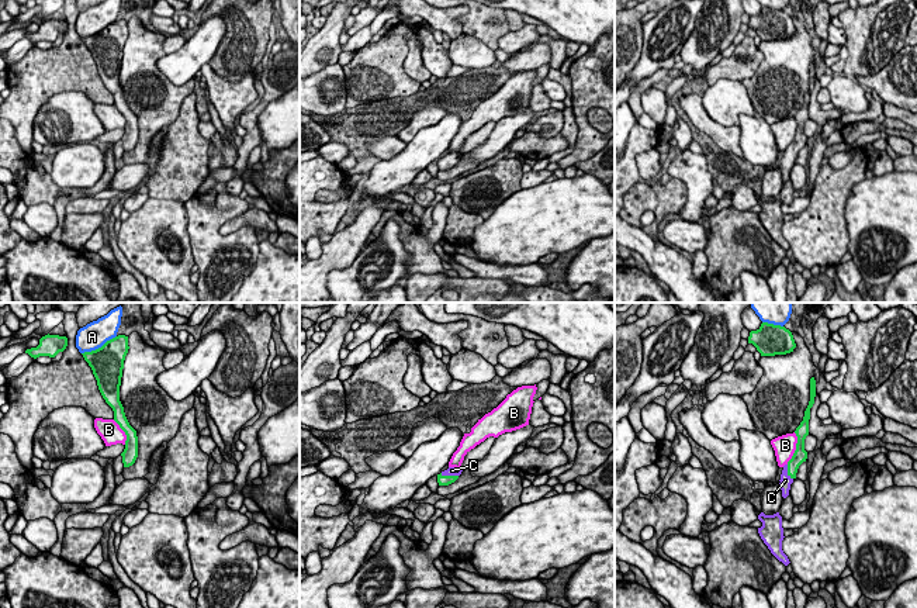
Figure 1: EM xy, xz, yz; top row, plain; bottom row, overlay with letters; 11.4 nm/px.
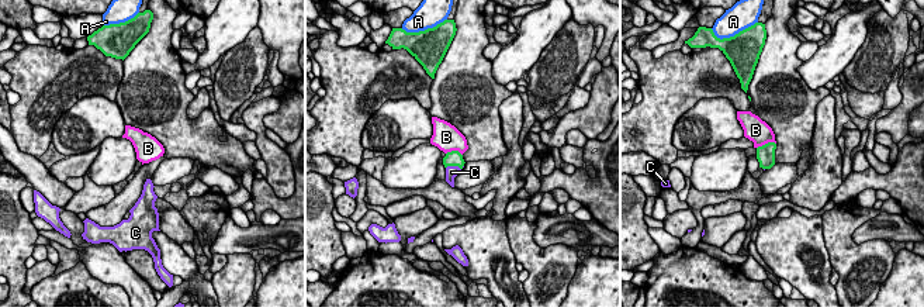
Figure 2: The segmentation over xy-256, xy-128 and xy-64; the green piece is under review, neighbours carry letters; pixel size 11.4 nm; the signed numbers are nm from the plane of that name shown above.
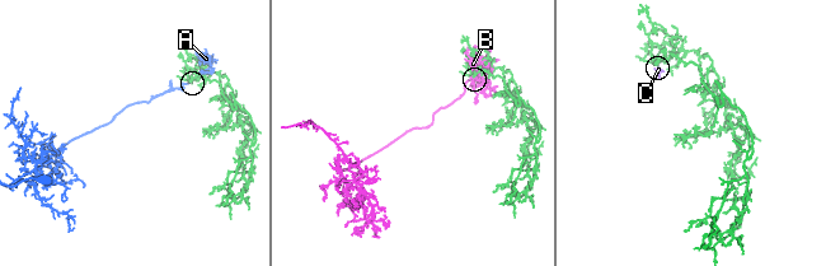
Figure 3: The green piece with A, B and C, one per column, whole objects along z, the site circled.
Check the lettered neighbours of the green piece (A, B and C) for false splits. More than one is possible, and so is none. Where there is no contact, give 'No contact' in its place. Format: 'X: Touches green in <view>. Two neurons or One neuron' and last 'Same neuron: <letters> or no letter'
A: Touches green in xy. Two neurons
B: Touches green in yz. Two neurons
C: Touches green in xz. One neuron
Same neuron: C

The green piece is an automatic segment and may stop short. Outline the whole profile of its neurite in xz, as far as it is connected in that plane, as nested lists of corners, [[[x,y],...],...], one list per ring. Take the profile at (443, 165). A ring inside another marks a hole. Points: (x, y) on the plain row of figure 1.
[[[449,152],[447,155],[437,159],[439,170],[449,170],[454,167],[461,159],[463,153]]]

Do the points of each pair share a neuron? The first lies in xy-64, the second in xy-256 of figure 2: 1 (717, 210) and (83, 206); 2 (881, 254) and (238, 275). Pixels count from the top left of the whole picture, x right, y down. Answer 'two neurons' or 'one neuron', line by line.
1: one neuron
2: one neuron

